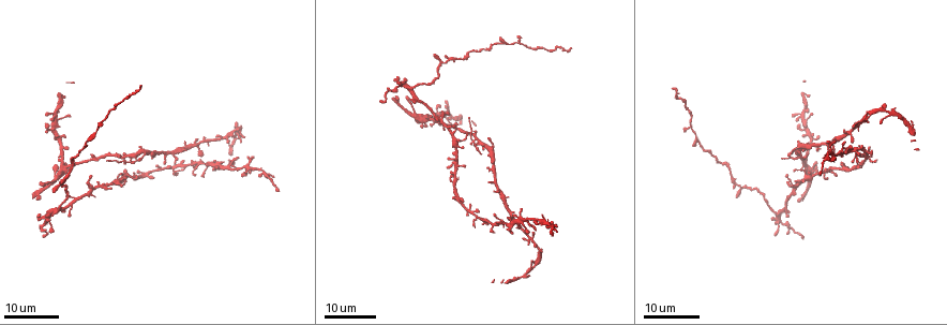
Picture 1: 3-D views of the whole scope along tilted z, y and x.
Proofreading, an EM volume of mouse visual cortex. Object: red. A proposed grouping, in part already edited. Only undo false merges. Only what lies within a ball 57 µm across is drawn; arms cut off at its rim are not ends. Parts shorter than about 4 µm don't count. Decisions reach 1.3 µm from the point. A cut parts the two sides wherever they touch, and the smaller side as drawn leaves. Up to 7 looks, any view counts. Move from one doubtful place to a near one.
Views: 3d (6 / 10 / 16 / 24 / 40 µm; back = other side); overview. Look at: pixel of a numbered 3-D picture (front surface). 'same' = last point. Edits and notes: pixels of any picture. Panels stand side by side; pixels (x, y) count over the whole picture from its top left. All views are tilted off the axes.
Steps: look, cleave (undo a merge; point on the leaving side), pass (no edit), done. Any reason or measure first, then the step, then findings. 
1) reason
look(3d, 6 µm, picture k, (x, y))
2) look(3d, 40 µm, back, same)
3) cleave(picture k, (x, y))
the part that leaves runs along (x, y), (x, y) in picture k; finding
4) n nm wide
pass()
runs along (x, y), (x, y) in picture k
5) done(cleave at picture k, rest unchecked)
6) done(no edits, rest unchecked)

thick turns thin
look(3d, 24 µm, picture 1, (890, 113))

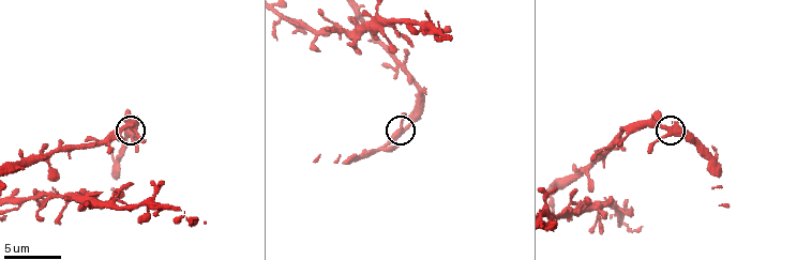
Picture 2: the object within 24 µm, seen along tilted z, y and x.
look(3d, 6 µm, picture 2, (668, 129))

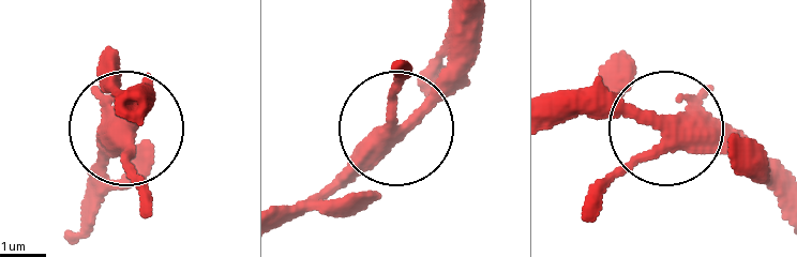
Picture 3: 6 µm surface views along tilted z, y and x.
pass()
runs along (558, 119), (724, 133), (782, 164) in picture 3; one cell here

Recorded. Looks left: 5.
narrows sharply
look(3d, 6 µm, picture 2, (25, 198))

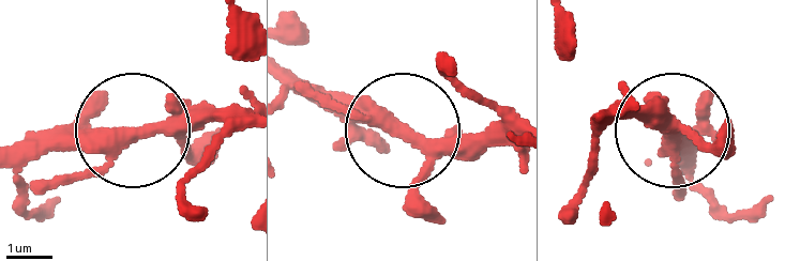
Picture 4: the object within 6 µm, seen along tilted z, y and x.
pass()
runs along (25, 152), (245, 118) in picture 4; continuous, no second cell

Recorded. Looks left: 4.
look(3d, 6 µm, picture 2, (360, 17))

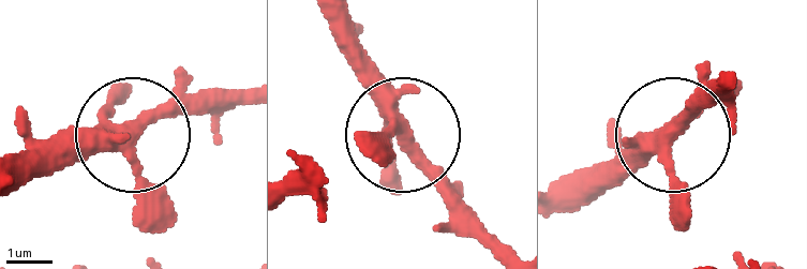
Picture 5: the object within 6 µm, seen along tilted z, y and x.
look(3d, 6 µm, back, picture 5, (676, 126))

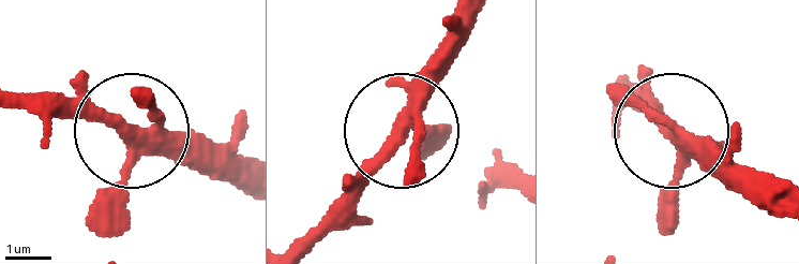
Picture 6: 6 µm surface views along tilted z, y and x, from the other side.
side arm 24 µm
pass()
runs along (512, 184), (485, 184), (403, 125), (389, 157), (333, 210) in picture 6; all the same cell

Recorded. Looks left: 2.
two arms in line, one across
look(3d, 16 µm, picture 1, (141, 175))

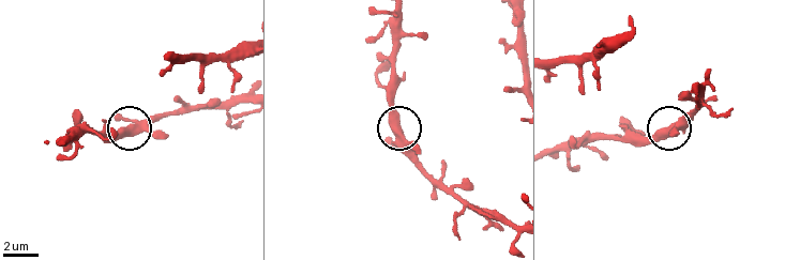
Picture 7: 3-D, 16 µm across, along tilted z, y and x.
look(3d, 6 µm, picture 7, (130, 128))

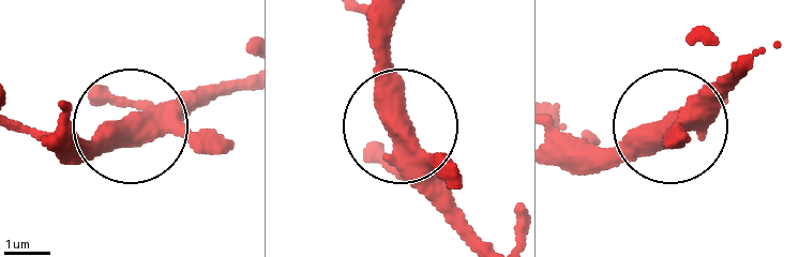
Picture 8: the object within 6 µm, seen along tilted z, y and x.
side arm 66 µm; 3 arms
pass()
all the same cell

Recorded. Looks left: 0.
done(no edits, rest unchecked)

